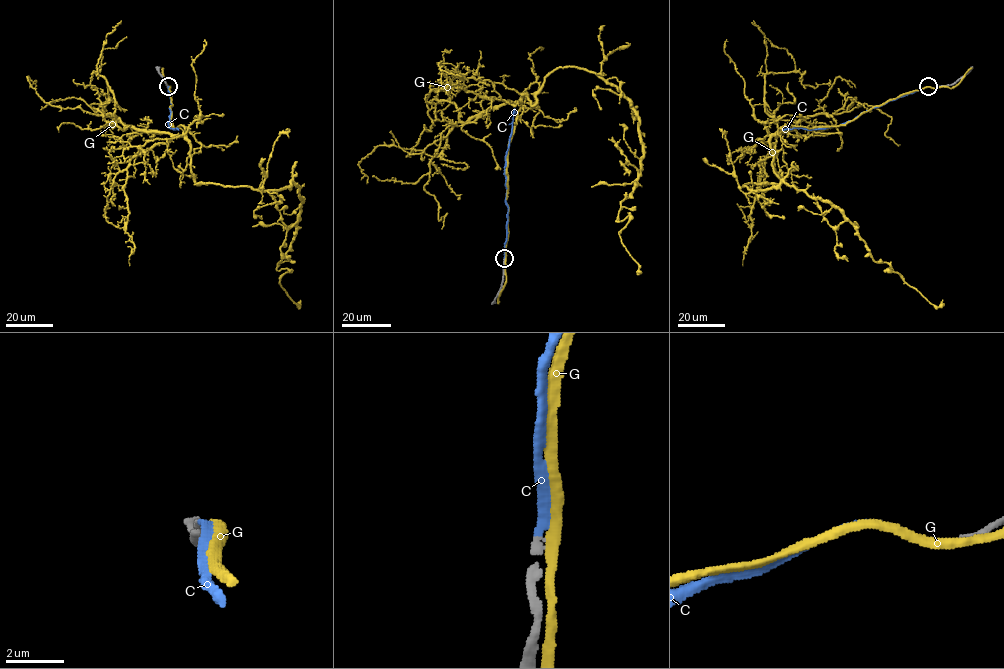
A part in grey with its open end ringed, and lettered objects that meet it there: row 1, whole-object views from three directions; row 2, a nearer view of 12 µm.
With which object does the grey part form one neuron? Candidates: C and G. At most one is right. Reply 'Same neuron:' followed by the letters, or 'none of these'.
Same neuron: C

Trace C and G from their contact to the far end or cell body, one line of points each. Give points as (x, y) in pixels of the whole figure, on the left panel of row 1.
C: (168, 86), (171, 105), (168, 126), (178, 130)
G: (168, 86), (196, 183), (298, 187), (296, 236), (276, 269), (289, 270), (279, 283), (300, 300)

